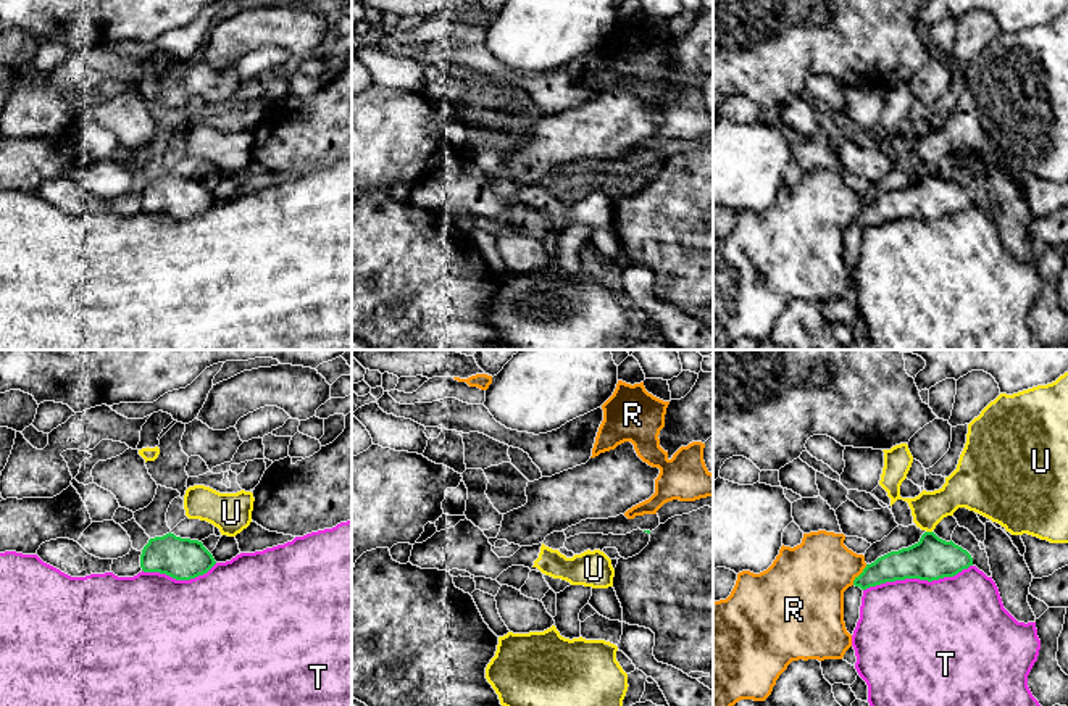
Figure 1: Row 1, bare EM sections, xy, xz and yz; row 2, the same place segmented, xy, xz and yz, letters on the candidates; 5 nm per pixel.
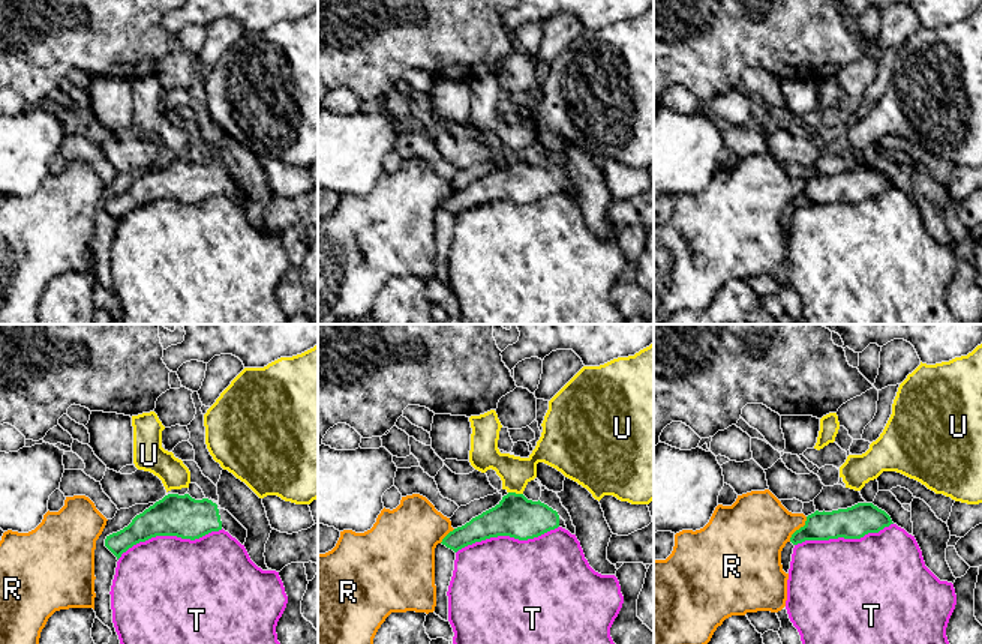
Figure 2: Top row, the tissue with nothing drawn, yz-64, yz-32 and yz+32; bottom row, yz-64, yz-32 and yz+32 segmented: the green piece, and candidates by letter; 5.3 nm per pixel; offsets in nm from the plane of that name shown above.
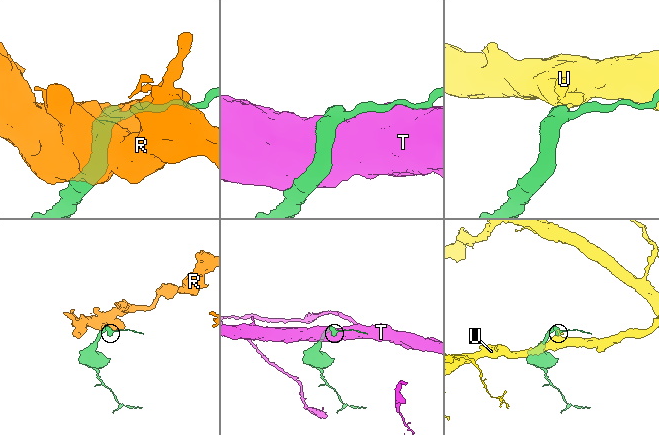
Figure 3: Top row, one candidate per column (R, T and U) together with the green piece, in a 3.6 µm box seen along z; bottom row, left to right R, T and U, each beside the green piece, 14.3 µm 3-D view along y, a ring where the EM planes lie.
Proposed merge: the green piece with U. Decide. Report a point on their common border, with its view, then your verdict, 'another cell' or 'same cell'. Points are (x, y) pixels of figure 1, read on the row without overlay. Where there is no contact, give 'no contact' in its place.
yz (930, 171) | another cell

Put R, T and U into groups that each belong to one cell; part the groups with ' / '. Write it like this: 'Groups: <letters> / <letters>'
Groups: R / T / U

